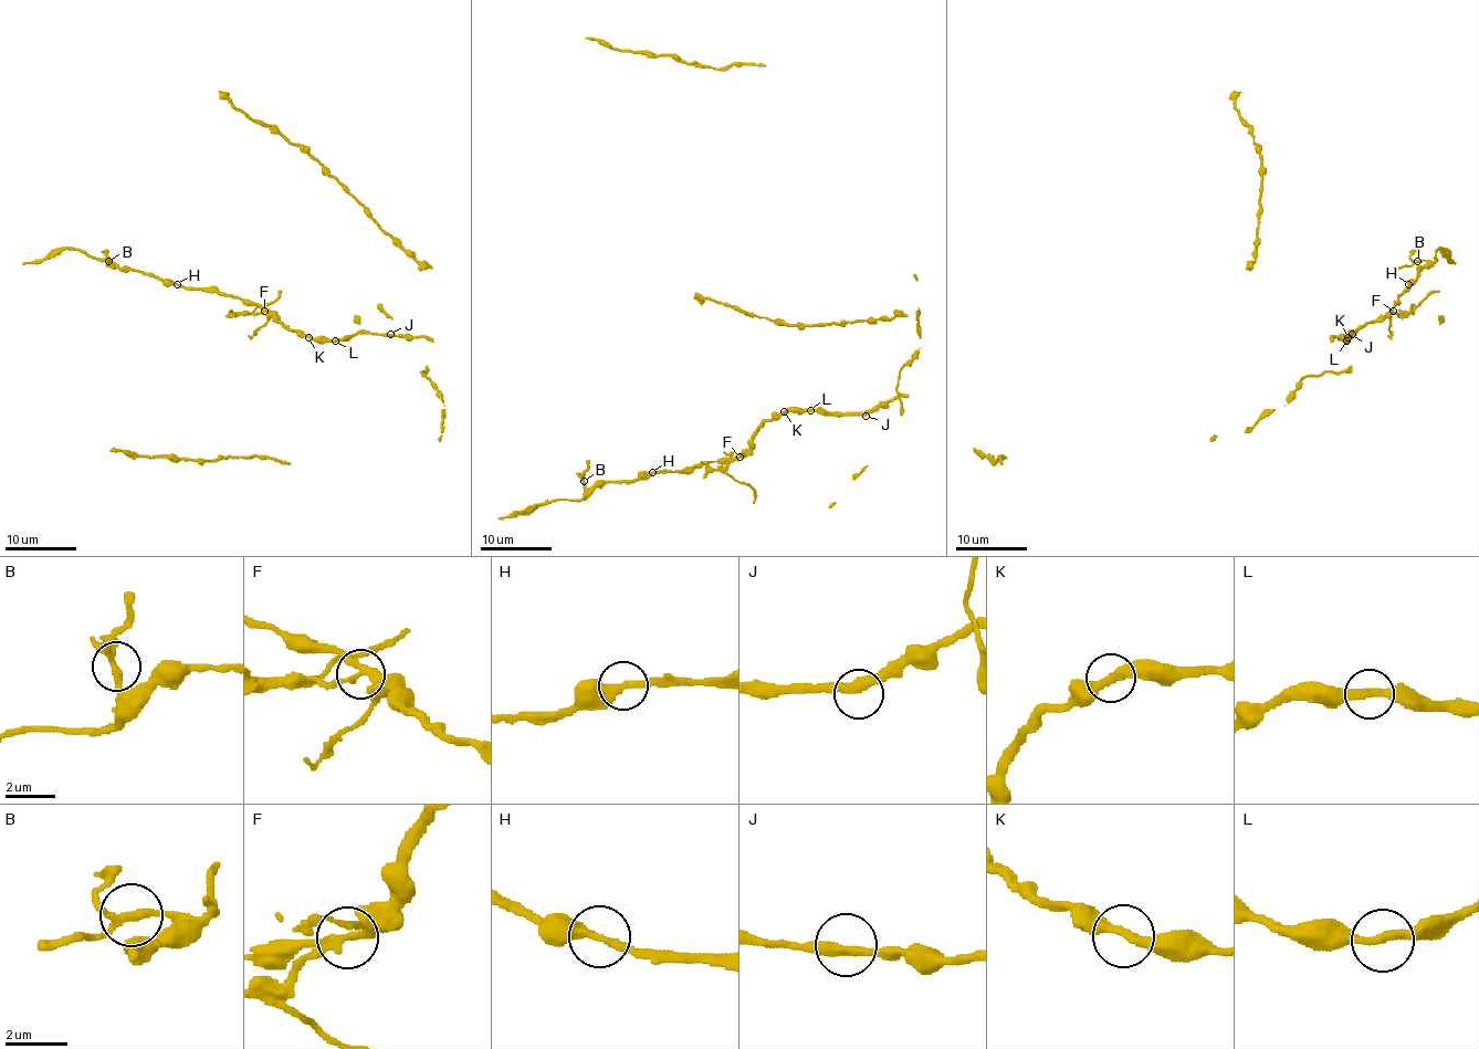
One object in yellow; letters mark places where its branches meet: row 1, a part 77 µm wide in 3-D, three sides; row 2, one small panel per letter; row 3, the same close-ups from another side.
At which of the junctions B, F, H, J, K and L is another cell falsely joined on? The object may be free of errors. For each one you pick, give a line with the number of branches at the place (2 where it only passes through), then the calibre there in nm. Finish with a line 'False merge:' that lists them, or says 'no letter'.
F: 3 branches meet; 260 nm thick
False merge: F

